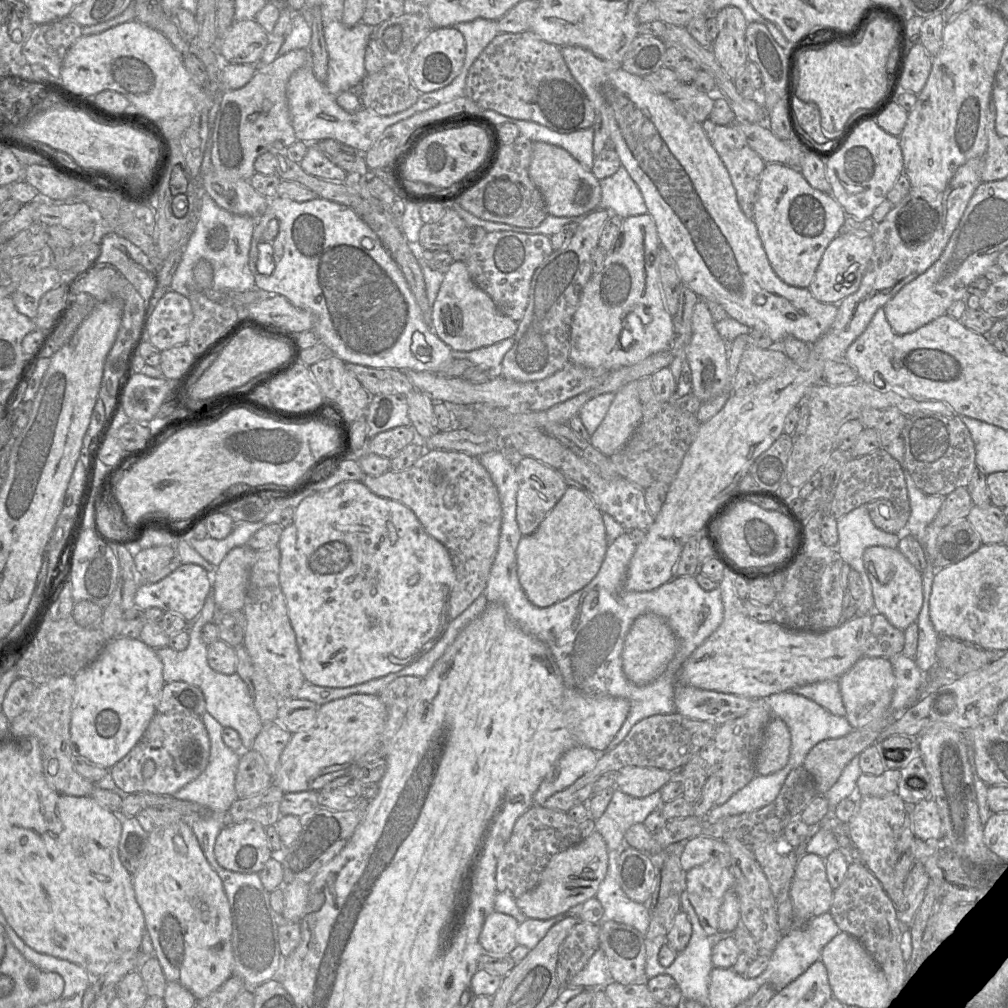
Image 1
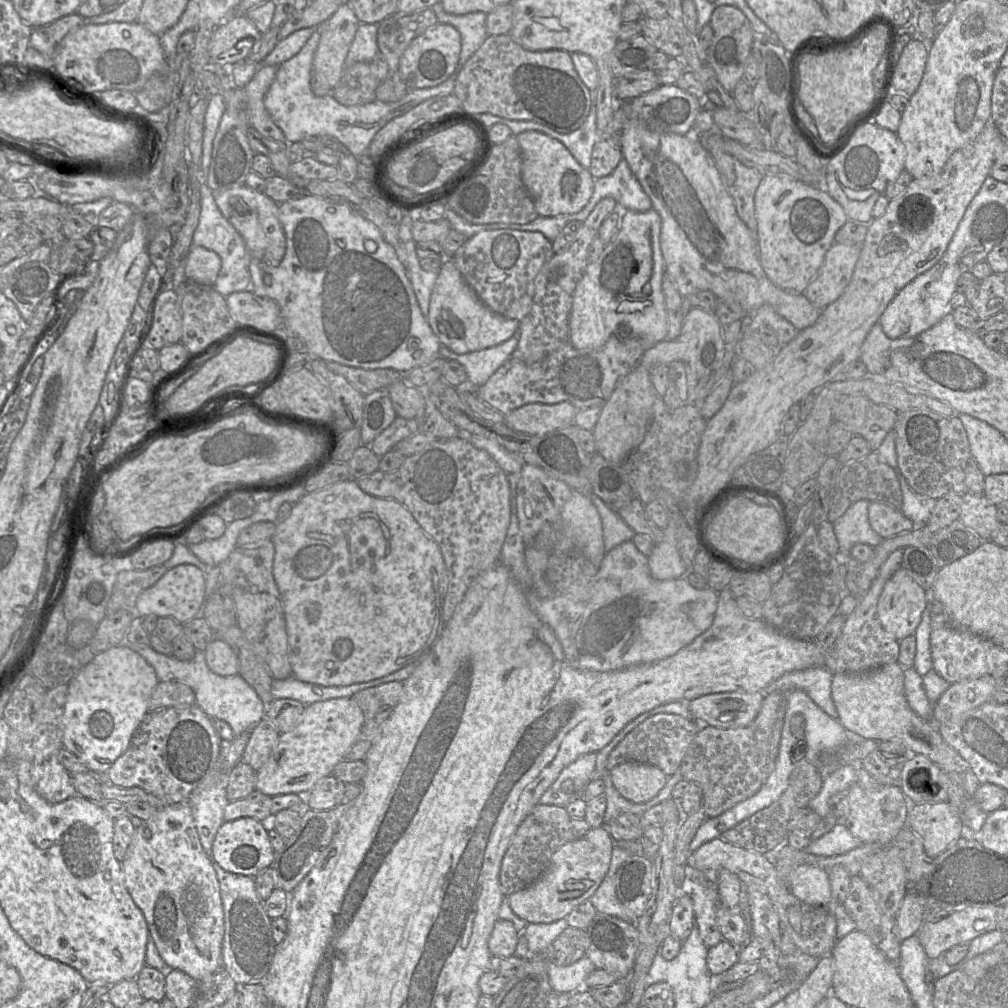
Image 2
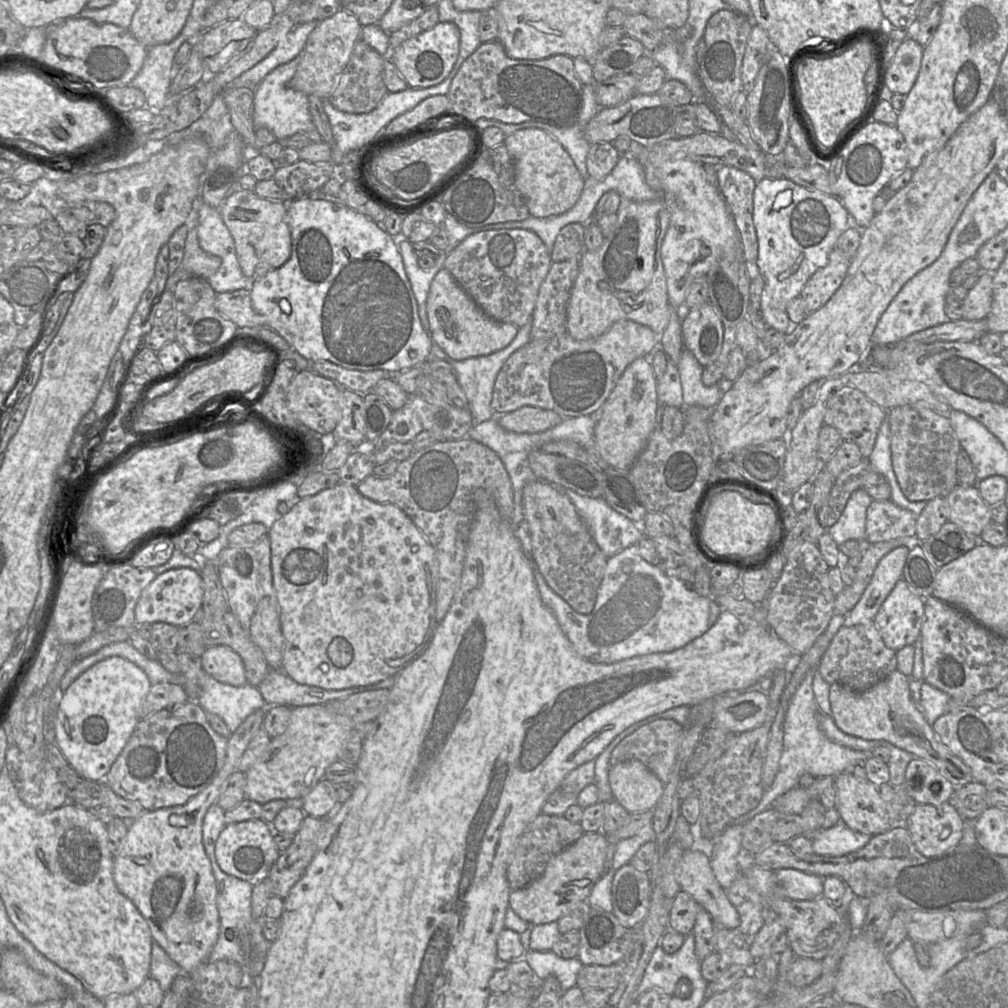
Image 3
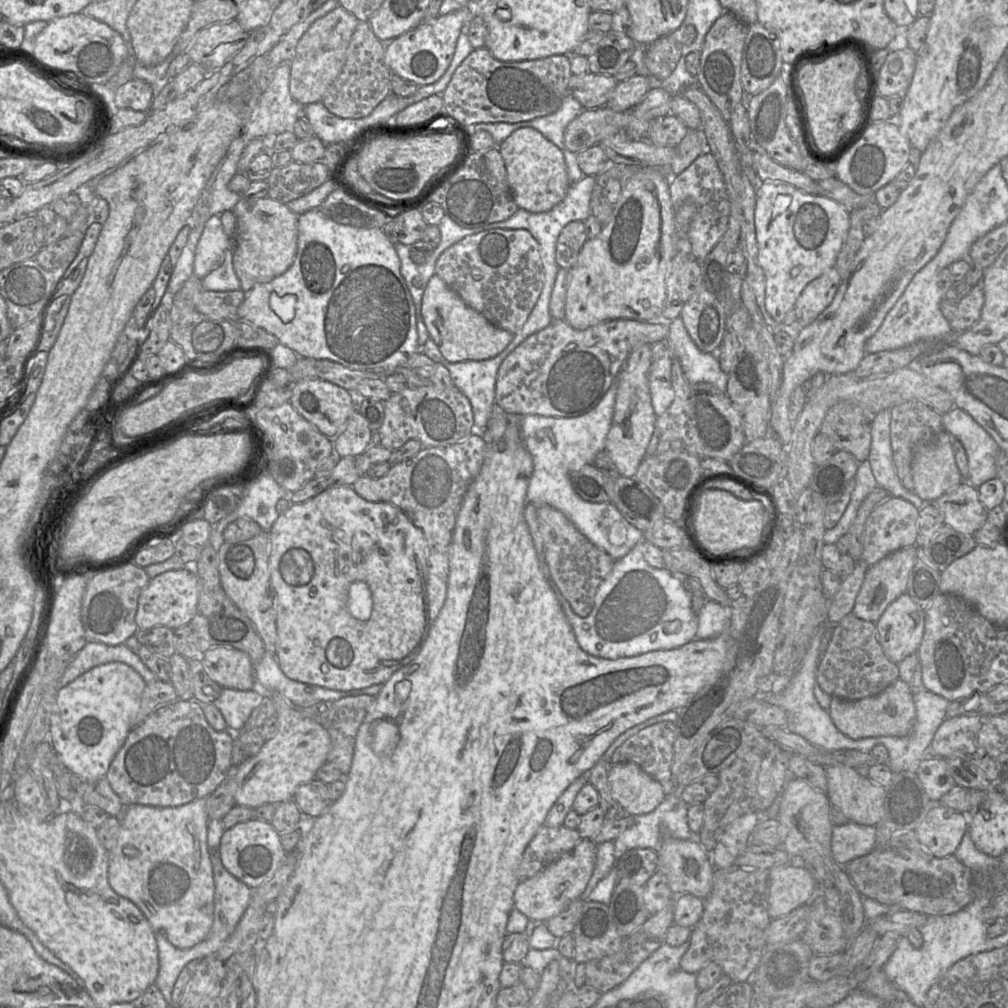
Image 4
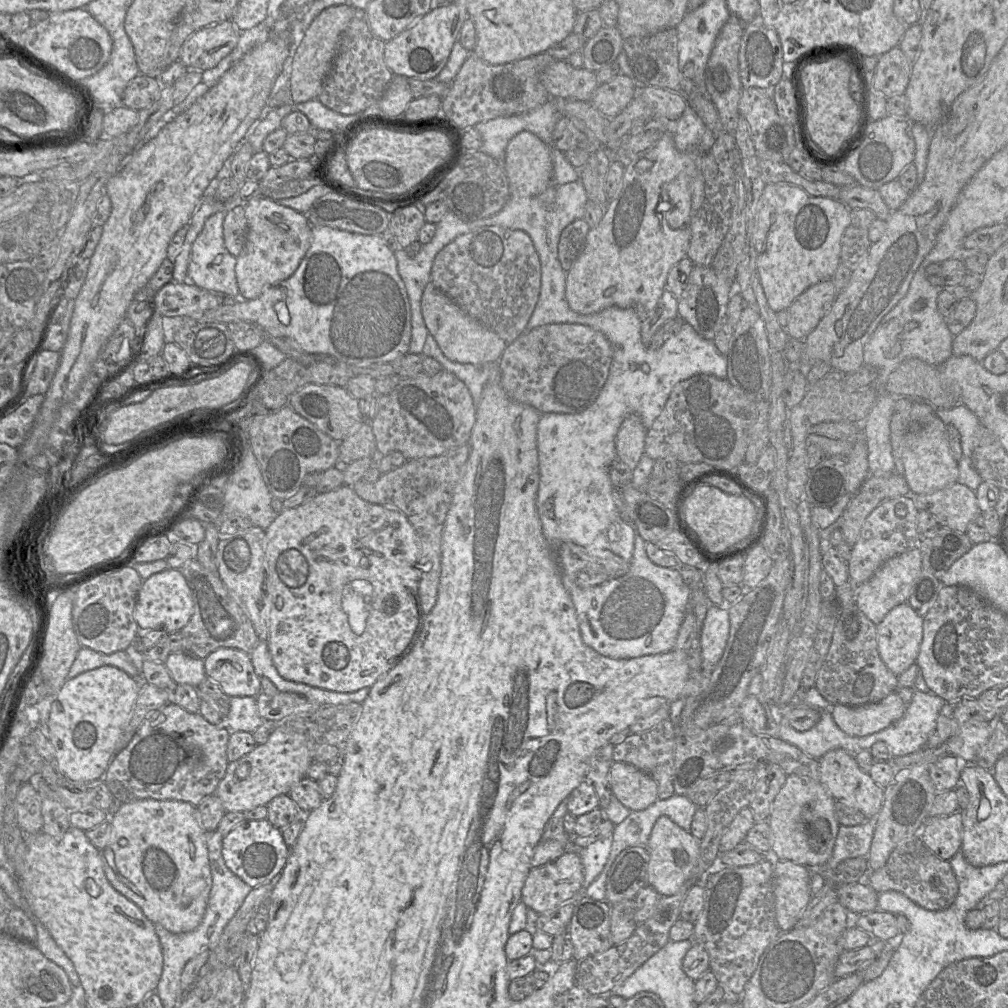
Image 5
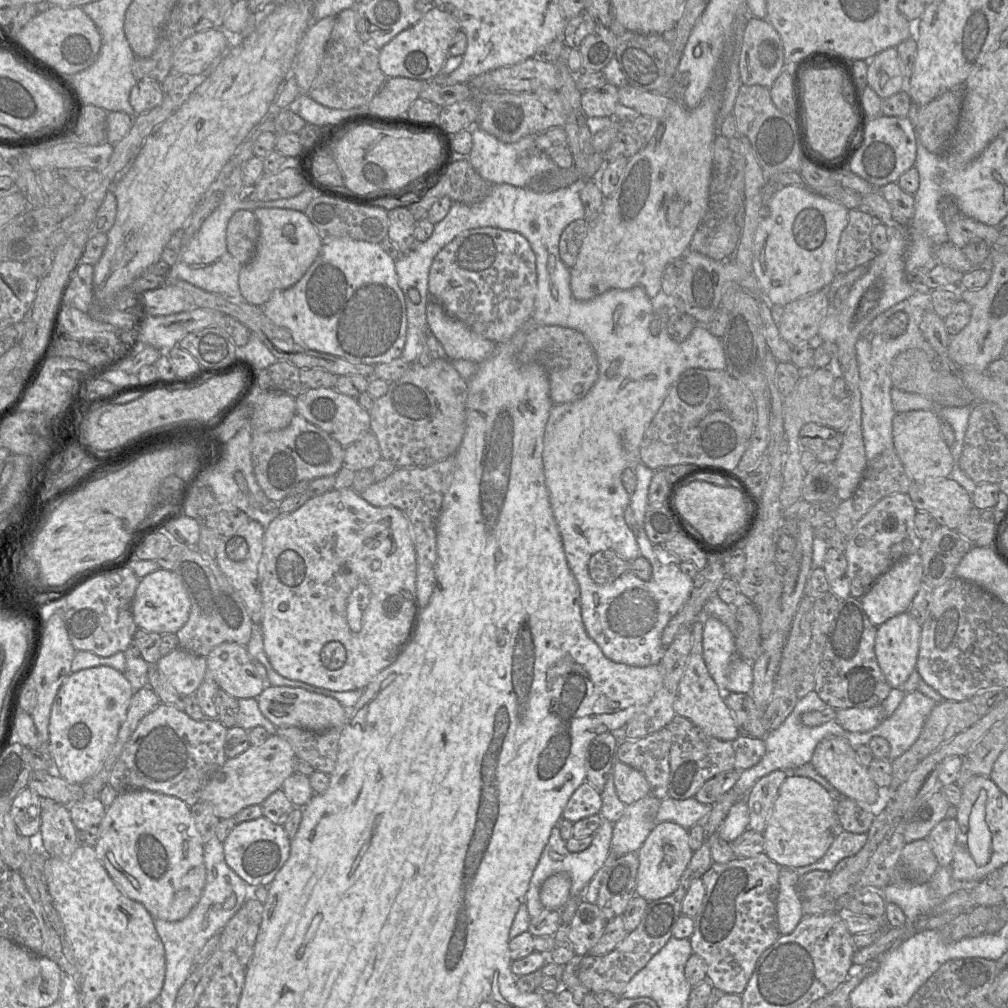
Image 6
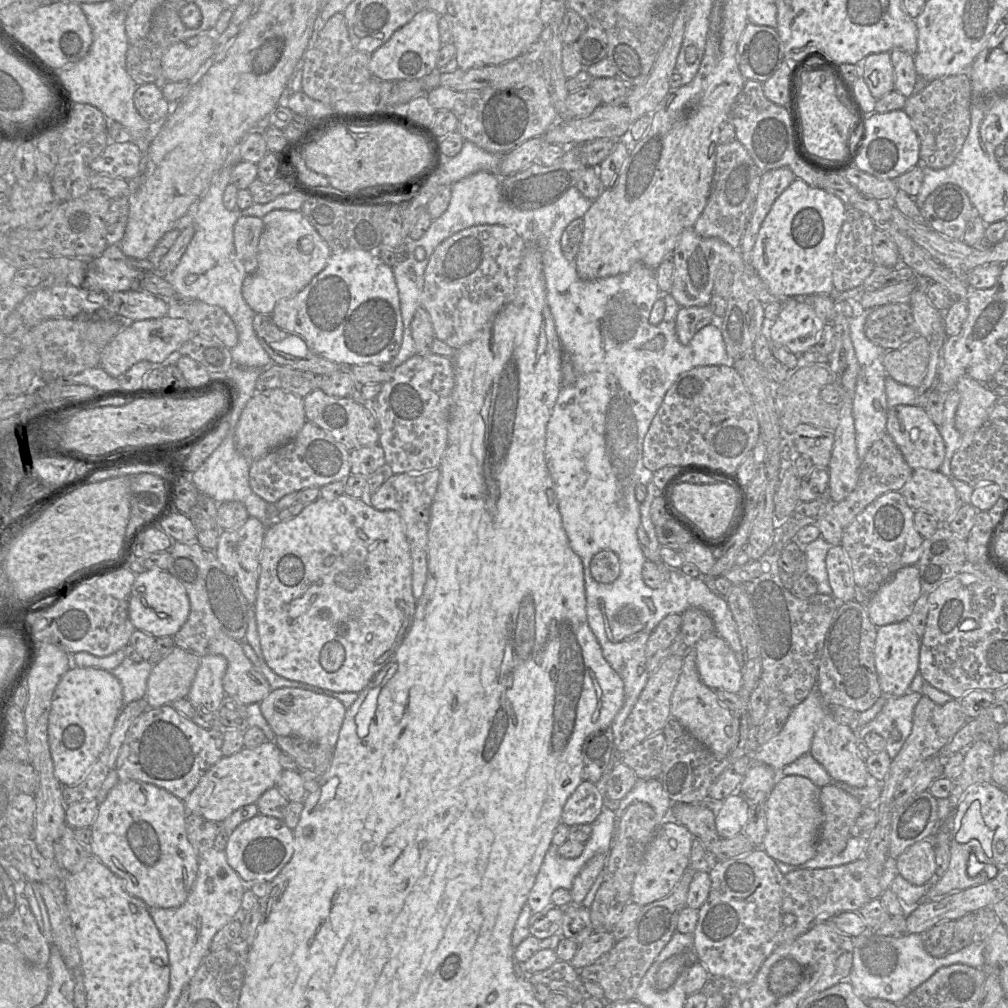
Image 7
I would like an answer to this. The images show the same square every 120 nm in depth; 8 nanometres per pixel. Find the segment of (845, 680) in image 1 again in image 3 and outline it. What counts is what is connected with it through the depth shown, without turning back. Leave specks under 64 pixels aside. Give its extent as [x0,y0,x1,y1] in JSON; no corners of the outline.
[829,669,974,787]

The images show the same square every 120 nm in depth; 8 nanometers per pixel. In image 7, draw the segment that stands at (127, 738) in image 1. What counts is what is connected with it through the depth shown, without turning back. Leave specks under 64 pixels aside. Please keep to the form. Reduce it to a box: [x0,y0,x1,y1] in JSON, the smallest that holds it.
[48,667,123,785]

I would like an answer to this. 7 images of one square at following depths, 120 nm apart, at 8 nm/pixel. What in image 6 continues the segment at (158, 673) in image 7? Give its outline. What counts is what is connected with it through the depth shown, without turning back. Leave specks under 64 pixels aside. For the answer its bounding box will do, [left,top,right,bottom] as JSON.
[151,647,207,695]

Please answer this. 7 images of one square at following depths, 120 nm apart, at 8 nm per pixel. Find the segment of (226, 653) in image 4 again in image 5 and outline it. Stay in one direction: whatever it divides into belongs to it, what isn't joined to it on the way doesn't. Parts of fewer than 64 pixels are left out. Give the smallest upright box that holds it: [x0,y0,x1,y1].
[204,647,261,697]

